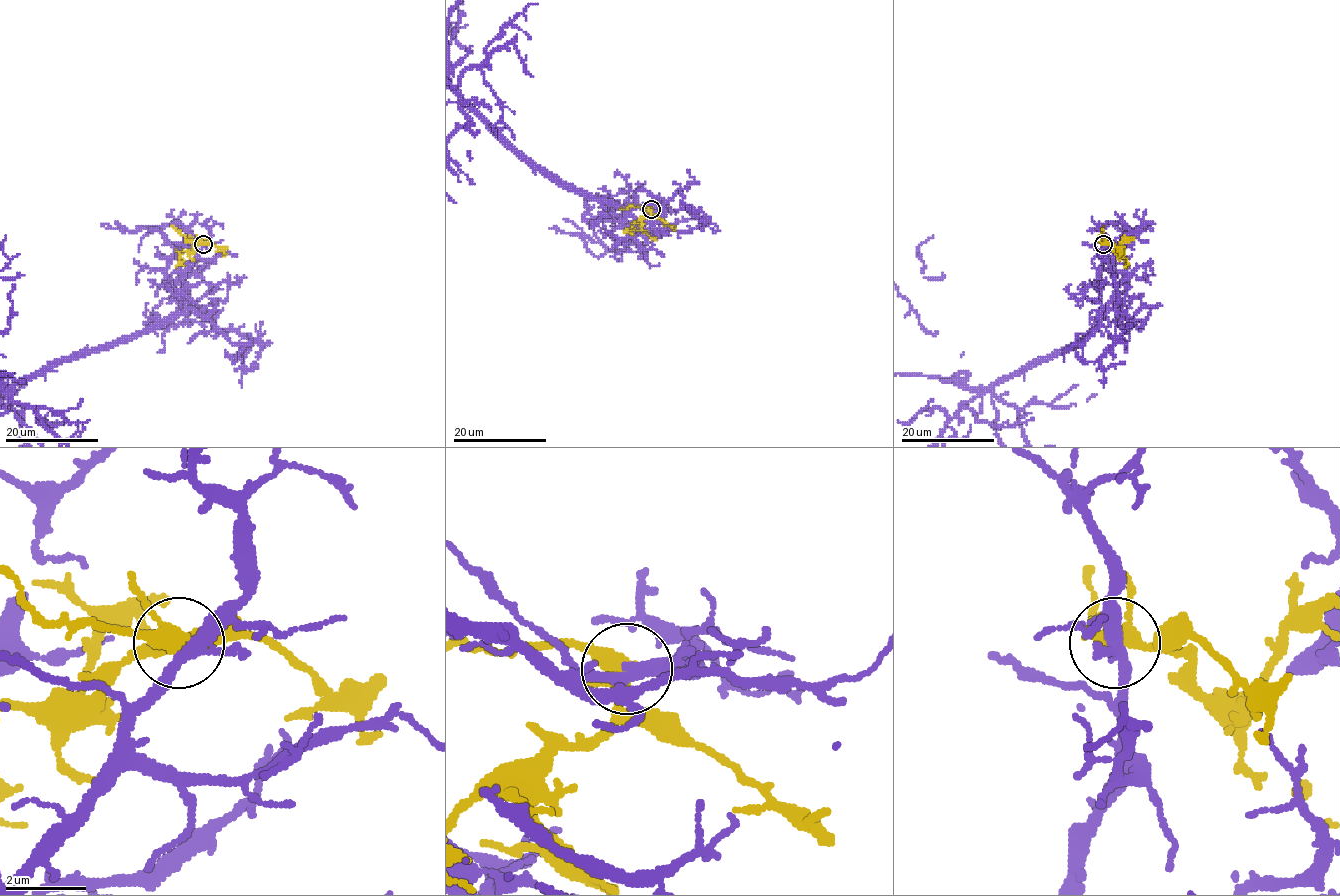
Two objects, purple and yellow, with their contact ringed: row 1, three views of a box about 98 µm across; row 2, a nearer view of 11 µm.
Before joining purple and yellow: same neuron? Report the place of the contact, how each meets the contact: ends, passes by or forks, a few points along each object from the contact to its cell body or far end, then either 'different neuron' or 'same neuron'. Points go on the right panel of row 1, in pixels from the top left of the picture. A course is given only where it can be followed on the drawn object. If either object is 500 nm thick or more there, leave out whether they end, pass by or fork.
place (1103, 244); purple forks; yellow forks; course purple (1103, 244), (1102, 315), (1065, 350), (1003, 376), (978, 413), (965, 410), (967, 418), (983, 410), (1019, 426); course yellow (1103, 244), (1121, 251), (1124, 261), (1128, 265); different neuron

